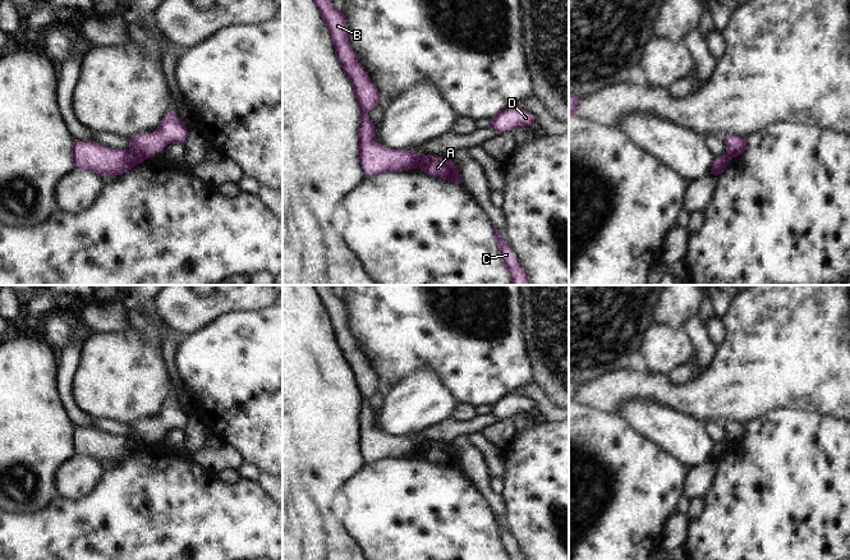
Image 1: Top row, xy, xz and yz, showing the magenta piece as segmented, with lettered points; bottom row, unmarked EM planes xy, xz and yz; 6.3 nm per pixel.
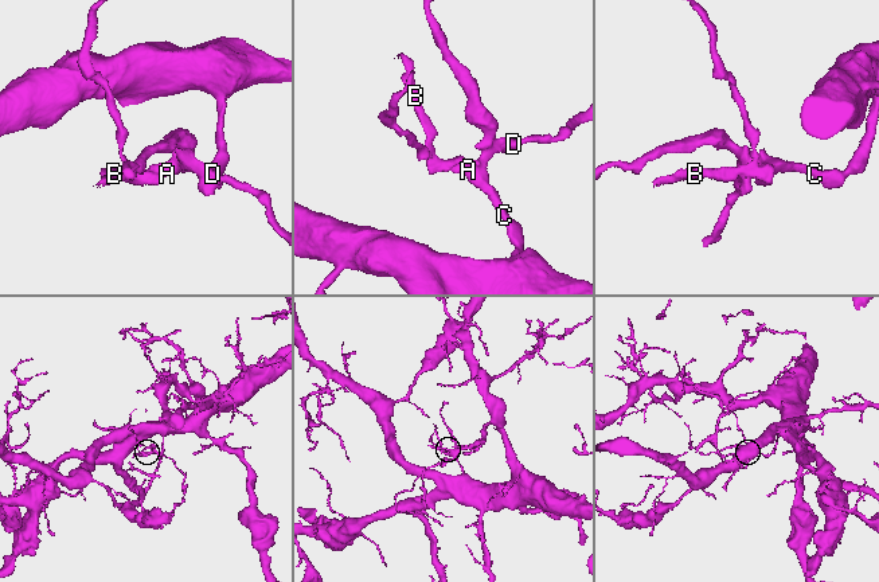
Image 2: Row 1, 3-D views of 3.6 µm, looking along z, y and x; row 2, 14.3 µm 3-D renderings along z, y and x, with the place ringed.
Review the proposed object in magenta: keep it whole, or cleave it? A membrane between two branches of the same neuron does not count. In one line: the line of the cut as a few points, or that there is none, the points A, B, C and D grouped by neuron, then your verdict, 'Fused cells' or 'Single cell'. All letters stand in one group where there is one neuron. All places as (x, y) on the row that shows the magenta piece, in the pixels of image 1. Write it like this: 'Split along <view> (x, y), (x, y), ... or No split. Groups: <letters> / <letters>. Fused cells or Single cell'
Split along xy (129, 150), (134, 151), (143, 160). Groups: A C D / B. Fused cells.

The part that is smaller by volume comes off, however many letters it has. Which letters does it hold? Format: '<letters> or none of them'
B.

